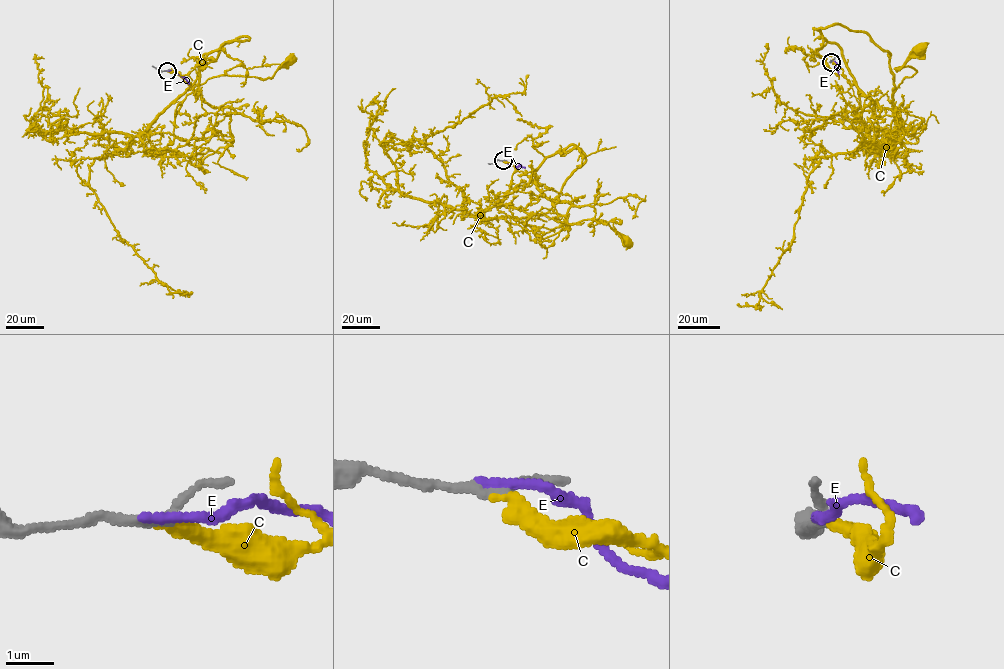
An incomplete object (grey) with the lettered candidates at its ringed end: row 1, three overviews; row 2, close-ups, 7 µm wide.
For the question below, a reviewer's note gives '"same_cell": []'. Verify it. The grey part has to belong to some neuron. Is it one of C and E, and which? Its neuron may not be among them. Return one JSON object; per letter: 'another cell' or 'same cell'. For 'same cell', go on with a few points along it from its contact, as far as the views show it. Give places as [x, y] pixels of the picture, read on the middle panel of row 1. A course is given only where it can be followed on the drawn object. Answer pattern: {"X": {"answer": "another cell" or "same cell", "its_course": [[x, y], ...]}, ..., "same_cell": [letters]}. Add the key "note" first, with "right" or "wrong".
{"note": "wrong", "C": {"answer": "same cell", "its_course": [[503, 161], [530, 181], [509, 187], [510, 207], [479, 219], [513, 217], [545, 238], [602, 219], [628, 241]]}, "E": {"answer": "another cell"}, "same_cell": ["C"]}

